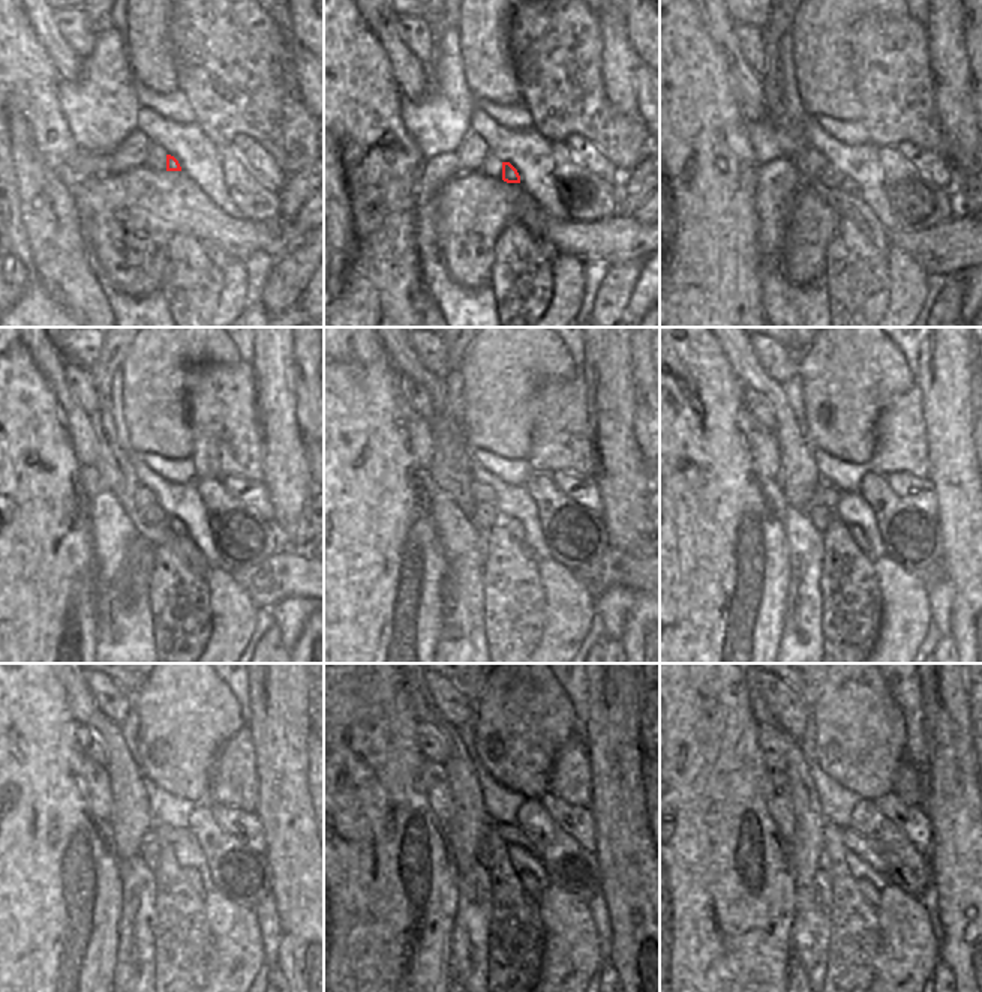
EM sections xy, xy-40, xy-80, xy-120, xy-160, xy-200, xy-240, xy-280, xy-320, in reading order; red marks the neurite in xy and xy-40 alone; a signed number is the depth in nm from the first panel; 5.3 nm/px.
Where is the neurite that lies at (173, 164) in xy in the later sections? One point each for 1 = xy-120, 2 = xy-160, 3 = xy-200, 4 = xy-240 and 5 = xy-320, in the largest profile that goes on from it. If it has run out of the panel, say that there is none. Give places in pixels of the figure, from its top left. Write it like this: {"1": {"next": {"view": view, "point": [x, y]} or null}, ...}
{"1": {"next": {"view": "xy-120", "point": [174, 523]}}, "2": {"next": {"view": "xy-160", "point": [514, 526]}}, "3": {"next": {"view": "xy-200", "point": [858, 535]}}, "4": {"next": {"view": "xy-240", "point": [191, 874]}}, "5": {"next": {"view": "xy-320", "point": [865, 886]}}}

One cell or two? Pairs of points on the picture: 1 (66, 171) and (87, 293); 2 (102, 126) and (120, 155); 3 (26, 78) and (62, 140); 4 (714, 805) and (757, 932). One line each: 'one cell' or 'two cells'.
1: two cells
2: two cells
3: one cell
4: one cell

